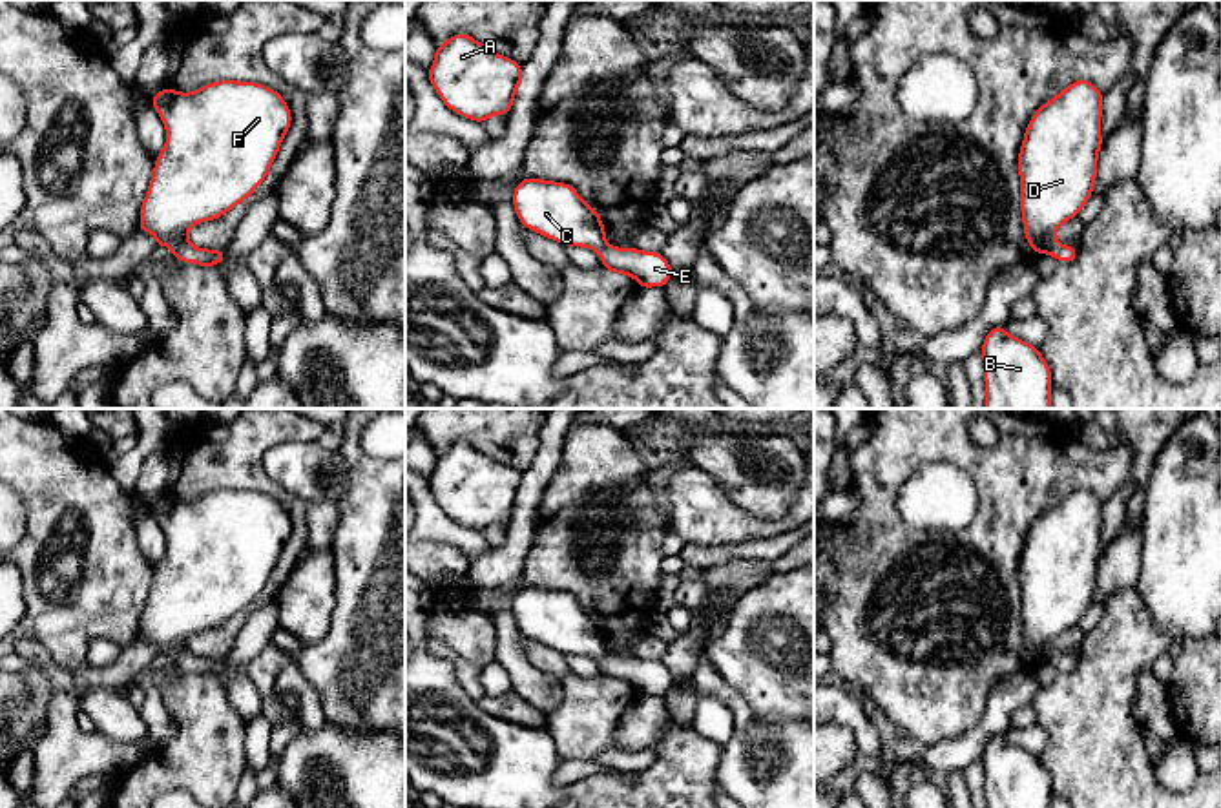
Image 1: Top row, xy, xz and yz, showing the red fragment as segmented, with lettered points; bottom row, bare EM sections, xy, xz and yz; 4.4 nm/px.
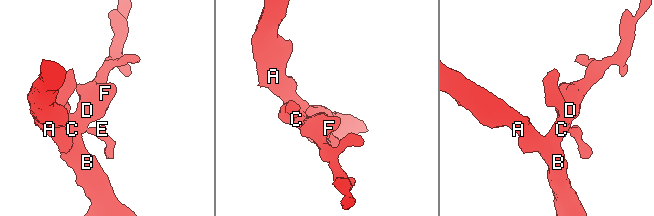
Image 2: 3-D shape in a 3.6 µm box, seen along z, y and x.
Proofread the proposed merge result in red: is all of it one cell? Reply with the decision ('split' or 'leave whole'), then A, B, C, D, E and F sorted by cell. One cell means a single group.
leave whole; A B C D E F

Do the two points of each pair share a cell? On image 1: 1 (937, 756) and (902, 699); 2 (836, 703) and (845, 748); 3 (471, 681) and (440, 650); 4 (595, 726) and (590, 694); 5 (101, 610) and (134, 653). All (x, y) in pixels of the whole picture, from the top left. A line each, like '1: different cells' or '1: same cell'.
1: different cells
2: different cells
3: same cell
4: same cell
5: different cells

